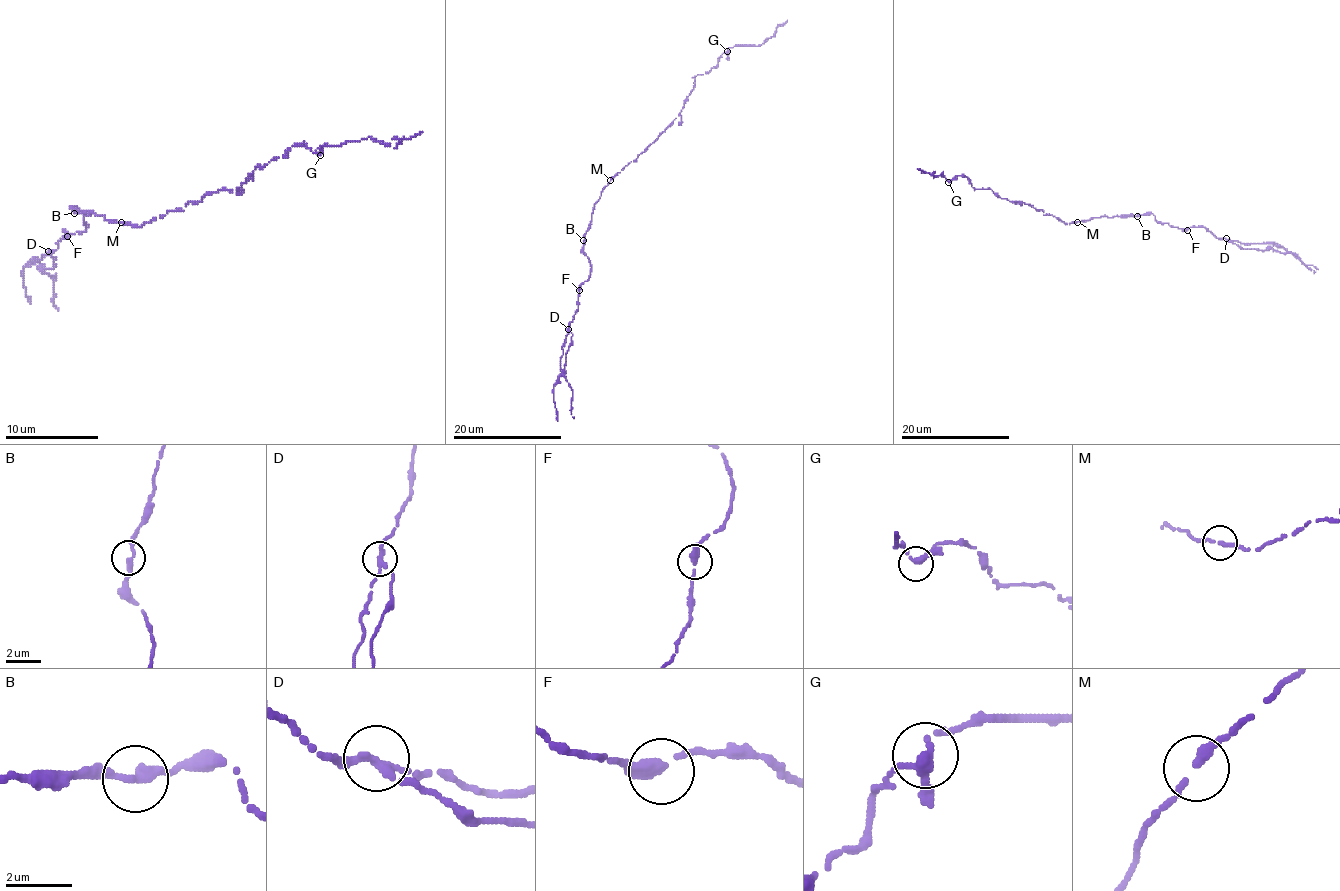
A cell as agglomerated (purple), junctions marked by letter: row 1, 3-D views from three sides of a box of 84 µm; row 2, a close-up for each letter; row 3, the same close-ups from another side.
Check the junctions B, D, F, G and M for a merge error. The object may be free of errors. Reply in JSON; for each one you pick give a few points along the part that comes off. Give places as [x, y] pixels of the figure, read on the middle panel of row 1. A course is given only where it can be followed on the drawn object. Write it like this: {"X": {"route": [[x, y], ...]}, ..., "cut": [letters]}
{"D": {"route": [[568, 328], [562, 347], [562, 375], [553, 388], [557, 421]]}, "cut": ["D"]}

